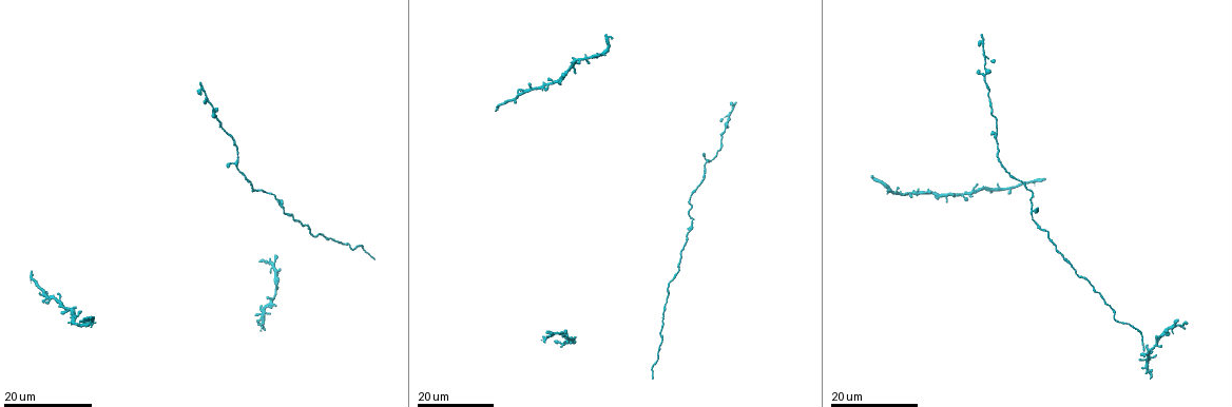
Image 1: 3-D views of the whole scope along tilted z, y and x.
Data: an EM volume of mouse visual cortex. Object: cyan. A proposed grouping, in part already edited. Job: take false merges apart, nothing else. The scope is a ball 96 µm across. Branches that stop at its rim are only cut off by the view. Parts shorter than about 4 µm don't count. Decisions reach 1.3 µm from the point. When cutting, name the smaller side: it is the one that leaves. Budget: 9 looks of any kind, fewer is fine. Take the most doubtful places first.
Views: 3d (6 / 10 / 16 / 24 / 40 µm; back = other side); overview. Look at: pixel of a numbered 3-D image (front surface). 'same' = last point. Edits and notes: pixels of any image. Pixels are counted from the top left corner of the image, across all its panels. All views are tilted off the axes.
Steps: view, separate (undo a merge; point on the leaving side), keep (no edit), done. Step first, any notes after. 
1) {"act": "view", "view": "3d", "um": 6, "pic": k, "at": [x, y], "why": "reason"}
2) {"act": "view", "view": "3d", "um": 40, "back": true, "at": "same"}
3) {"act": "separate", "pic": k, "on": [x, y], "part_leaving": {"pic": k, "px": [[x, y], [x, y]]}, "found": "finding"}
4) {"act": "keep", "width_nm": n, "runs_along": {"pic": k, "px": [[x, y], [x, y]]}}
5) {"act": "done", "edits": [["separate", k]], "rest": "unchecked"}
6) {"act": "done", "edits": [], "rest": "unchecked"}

{"act": "view", "view": "3d", "um": 24, "pic": 1, "at": [995, 136], "why": "branch point"}

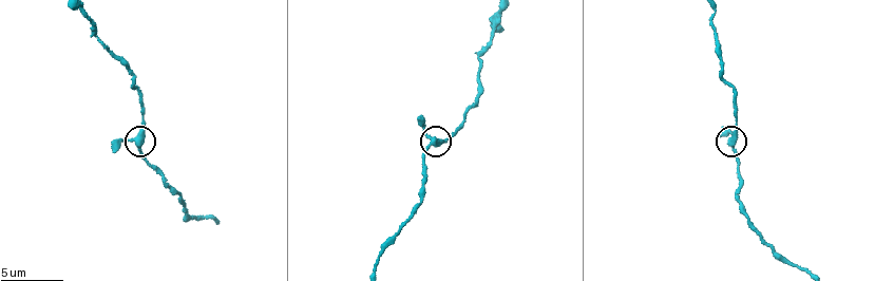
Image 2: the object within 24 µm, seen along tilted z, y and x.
{"act": "view", "view": "3d", "um": 10, "pic": 2, "at": [733, 141], "why": "closer look"}

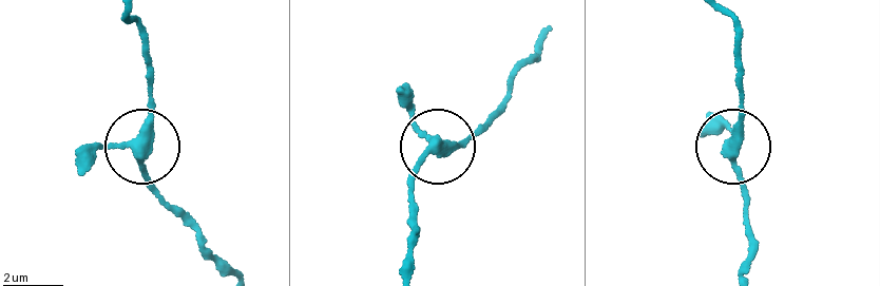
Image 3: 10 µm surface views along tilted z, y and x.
{"act": "keep", "found": "one neuron here"}

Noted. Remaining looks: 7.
{"act": "view", "view": "3d", "um": 16, "pic": 1, "at": [281, 206], "why": "three arms meet"}

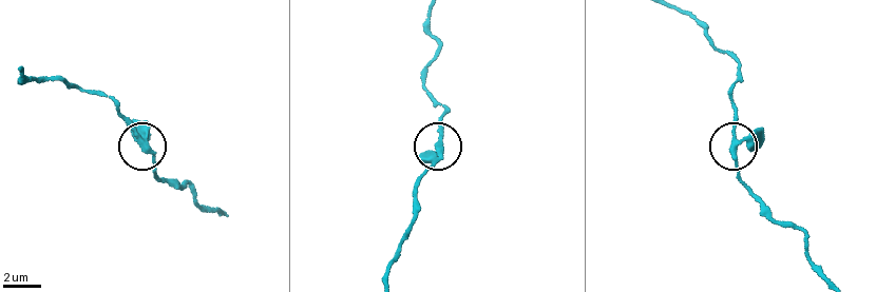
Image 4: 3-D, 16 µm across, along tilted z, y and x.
{"act": "view", "view": "3d", "um": 10, "pic": 4, "at": [440, 151]}

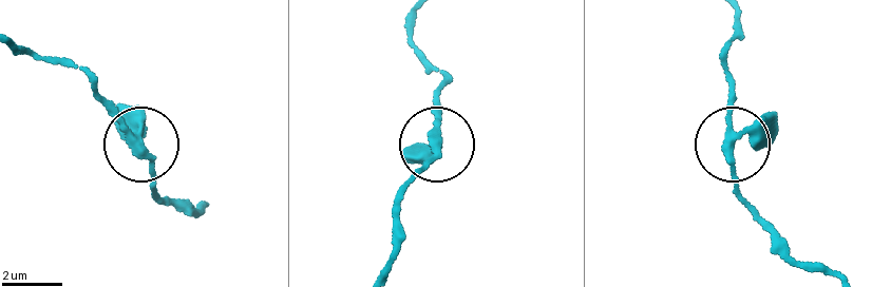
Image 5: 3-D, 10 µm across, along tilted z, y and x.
{"act": "keep", "runs_along": {"pic": 5, "px": [[12, 49], [82, 68], [140, 154], [158, 199]]}, "found": "continuous, no second neuron"}

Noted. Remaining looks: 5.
{"act": "view", "view": "3d", "um": 16, "pic": 1, "at": [570, 68], "why": "three arms meet"}

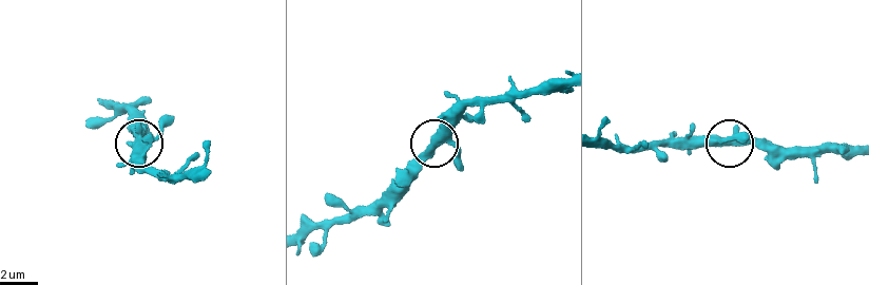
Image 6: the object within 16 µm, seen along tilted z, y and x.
{"act": "view", "view": "3d", "um": 10, "pic": 6, "at": [434, 142], "why": "zoom in"}

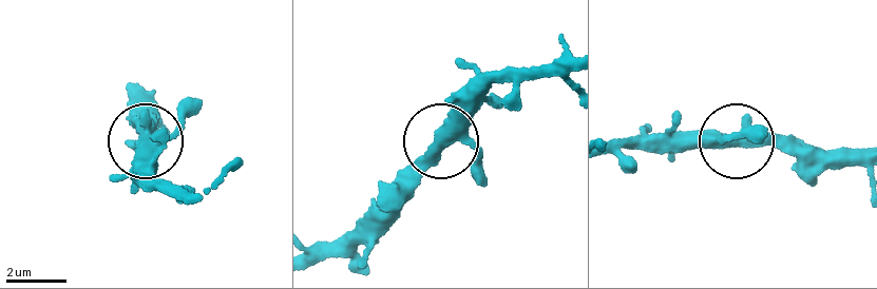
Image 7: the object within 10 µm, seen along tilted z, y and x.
{"act": "keep", "runs_along": {"pic": 7, "px": [[487, 181], [471, 146], [441, 132], [494, 87]]}, "found": "one neuron here"}

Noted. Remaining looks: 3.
{"act": "view", "view": "3d", "um": 16, "pic": 1, "at": [349, 247], "why": "thick turns thin"}

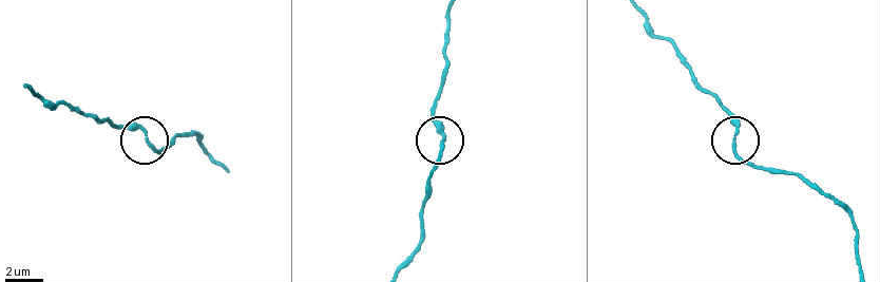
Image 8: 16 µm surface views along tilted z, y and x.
{"act": "view", "view": "3d", "um": 6, "pic": 8, "at": [443, 147], "why": "zoom in"}

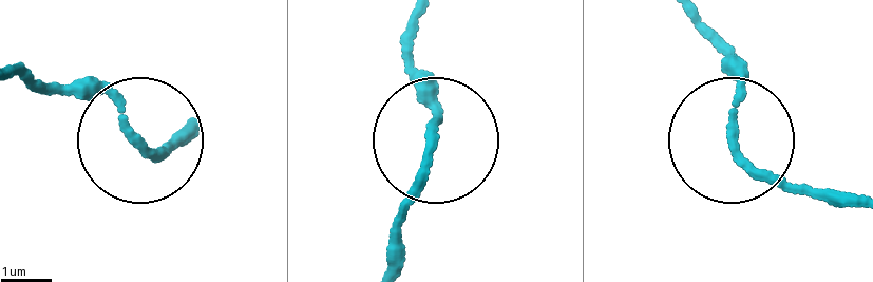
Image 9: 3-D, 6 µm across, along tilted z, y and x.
{"act": "keep", "runs_along": {"pic": 9, "px": [[695, 15], [735, 64], [739, 148], [828, 204]]}, "found": "one neuron here"}

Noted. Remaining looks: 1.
{"act": "done", "edits": [], "rest": "unchecked"}

